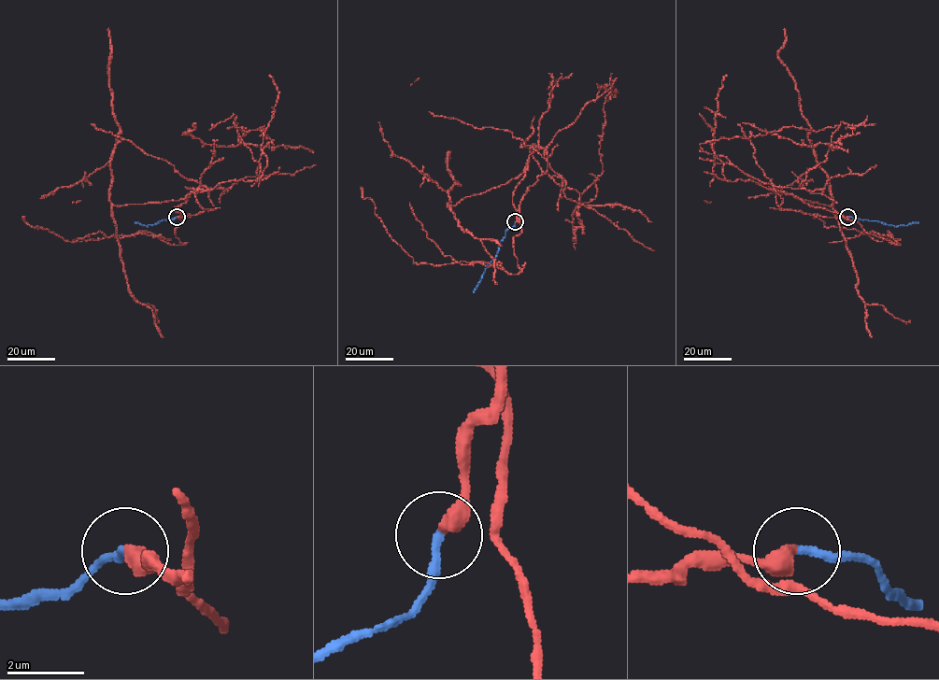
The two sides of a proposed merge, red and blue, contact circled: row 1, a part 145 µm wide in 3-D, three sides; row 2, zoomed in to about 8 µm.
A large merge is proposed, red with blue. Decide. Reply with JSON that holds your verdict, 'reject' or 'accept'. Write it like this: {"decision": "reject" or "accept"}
{"decision": "reject"}

